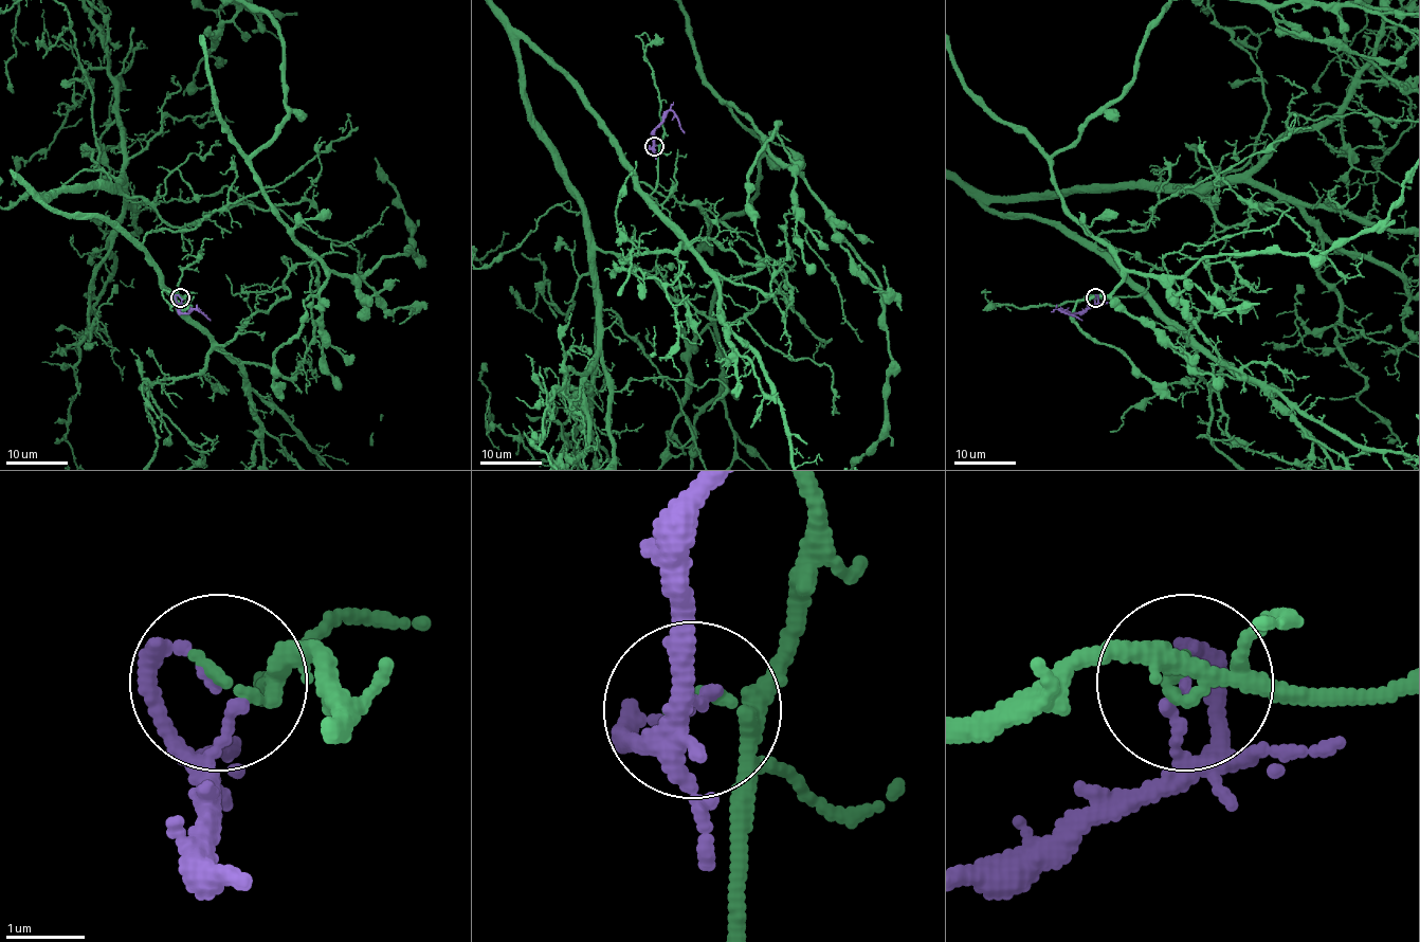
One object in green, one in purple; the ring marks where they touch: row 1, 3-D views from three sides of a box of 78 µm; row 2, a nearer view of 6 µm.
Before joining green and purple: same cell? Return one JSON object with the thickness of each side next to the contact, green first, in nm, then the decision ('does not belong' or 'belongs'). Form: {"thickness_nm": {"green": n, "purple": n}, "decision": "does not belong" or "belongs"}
{"thickness_nm": {"green": 120, "purple": 130}, "decision": "does not belong"}

